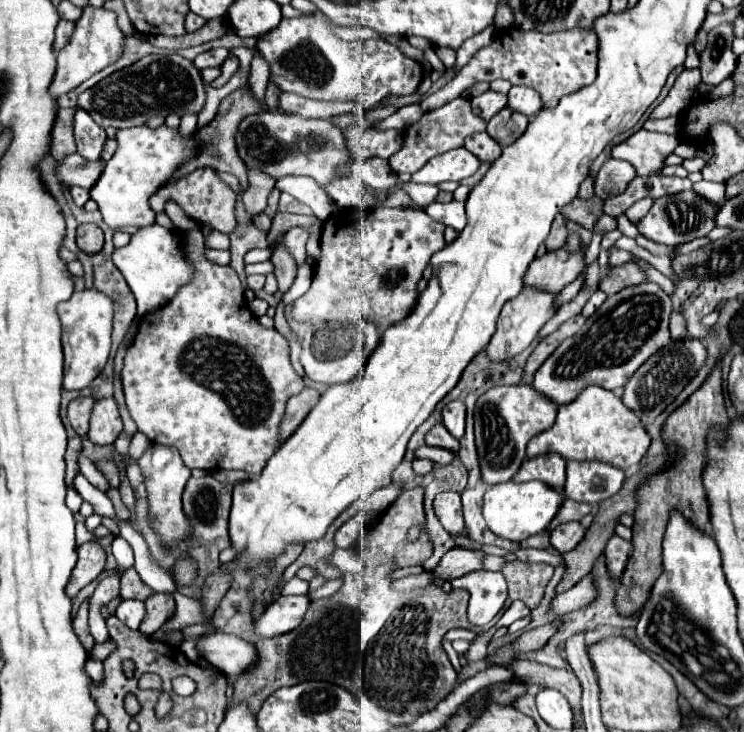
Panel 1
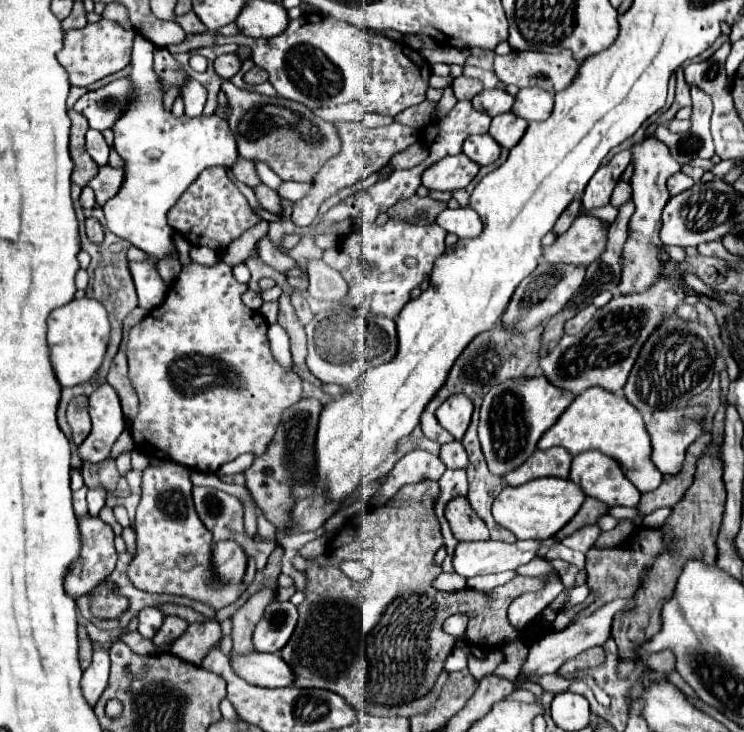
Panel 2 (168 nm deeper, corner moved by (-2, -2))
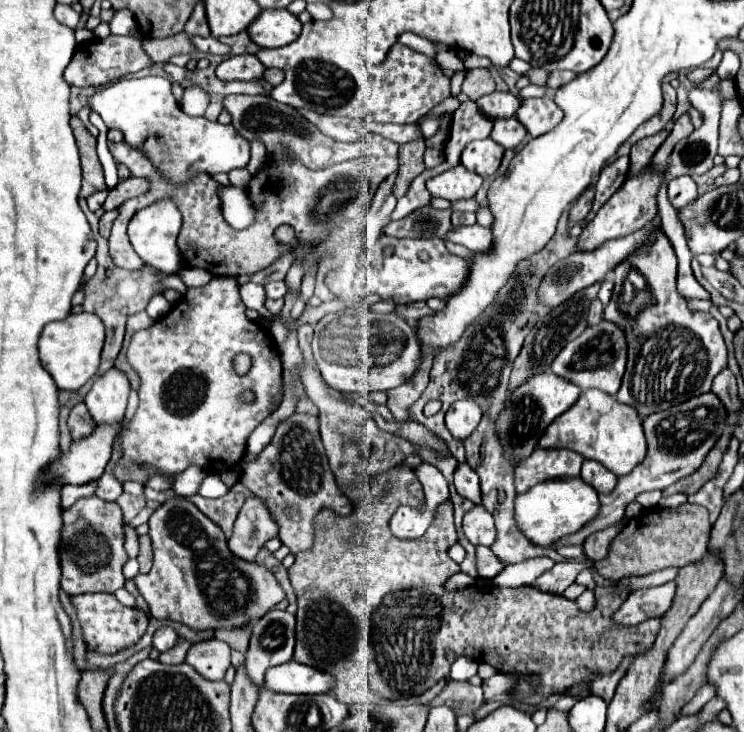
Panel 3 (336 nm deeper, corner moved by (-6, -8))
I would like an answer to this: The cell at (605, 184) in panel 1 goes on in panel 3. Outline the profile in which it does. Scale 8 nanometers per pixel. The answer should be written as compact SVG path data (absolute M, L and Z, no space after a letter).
M619 157L607 167L603 167L599 181L597 181L597 193L593 199L593 211L599 211L599 207L623 185L629 173L629 157Z

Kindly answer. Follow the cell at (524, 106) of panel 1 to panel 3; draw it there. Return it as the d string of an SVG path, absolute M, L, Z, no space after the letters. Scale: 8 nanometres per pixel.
M549 97L525 99L517 111L517 119L527 127L531 137L539 137L561 123L563 111Z

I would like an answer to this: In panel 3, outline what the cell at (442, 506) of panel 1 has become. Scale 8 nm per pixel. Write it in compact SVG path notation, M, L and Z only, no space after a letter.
M473 507L463 517L463 533L473 545L487 545L495 541L495 523L491 519L491 513L487 513L483 507Z

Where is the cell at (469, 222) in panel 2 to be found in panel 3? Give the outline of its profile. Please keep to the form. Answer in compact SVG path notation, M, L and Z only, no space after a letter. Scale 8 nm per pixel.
M471 225L471 227L455 227L449 235L449 241L465 245L467 249L471 249L473 253L483 253L487 251L487 247L493 245L493 235L491 229L485 229L481 225Z

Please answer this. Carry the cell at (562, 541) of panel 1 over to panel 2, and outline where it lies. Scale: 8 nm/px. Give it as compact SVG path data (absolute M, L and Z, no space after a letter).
M583 525L583 529L579 529L579 531L575 531L573 535L565 537L561 543L563 543L565 547L569 547L569 549L587 553L587 551L593 547L593 543L595 543L595 539L599 537L599 533L601 533L601 529L599 529L597 525Z

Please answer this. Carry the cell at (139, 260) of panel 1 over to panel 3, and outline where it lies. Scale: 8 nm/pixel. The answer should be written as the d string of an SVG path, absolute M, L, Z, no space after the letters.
M155 295L155 297L149 301L149 305L147 305L147 315L149 315L153 321L161 319L161 317L167 315L169 311L171 311L171 303L169 303L163 295Z

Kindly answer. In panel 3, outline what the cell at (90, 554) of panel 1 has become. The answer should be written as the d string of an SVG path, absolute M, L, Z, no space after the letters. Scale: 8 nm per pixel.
M97 495L83 497L63 511L63 531L59 543L61 559L61 589L67 595L81 593L115 593L123 587L123 565L129 559L123 543L123 511L117 503L99 499Z

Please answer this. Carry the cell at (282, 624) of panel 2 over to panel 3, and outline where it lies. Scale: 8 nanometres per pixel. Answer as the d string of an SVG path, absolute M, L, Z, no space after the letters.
M271 609L251 629L251 643L245 657L245 671L251 683L255 683L255 687L261 689L265 685L265 671L269 667L287 663L293 657L293 647L295 647L295 617L287 611Z

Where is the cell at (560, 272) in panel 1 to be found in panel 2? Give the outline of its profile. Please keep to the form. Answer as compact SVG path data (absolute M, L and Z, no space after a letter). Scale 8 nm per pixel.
M579 215L553 245L543 249L543 259L551 265L567 263L575 267L587 267L599 259L605 243L607 231L603 231L603 221L593 215Z

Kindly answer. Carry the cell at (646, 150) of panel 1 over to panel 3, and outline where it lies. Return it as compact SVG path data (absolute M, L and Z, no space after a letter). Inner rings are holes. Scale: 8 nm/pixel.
M657 231L651 249L631 255L615 267L615 289L603 319L623 327L627 335L627 369L617 399L637 409L641 417L667 411L695 395L711 391L713 377L727 367L727 347L711 313L691 311L677 293L677 257L663 231ZM637 271L645 285L633 285L633 299L625 299L629 273Z

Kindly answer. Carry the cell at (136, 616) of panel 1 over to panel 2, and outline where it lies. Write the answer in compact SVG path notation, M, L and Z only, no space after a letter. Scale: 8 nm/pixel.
M147 607L147 609L143 609L141 613L139 613L139 627L137 627L137 631L143 635L143 637L147 637L147 639L151 639L153 635L155 635L155 631L161 627L161 623L163 623L163 613L159 611L159 609L155 609L155 607Z

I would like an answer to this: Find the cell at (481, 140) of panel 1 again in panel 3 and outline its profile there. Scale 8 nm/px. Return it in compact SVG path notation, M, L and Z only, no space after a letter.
M493 139L483 141L471 141L461 153L461 165L481 177L493 175L503 159L503 147L495 143Z

